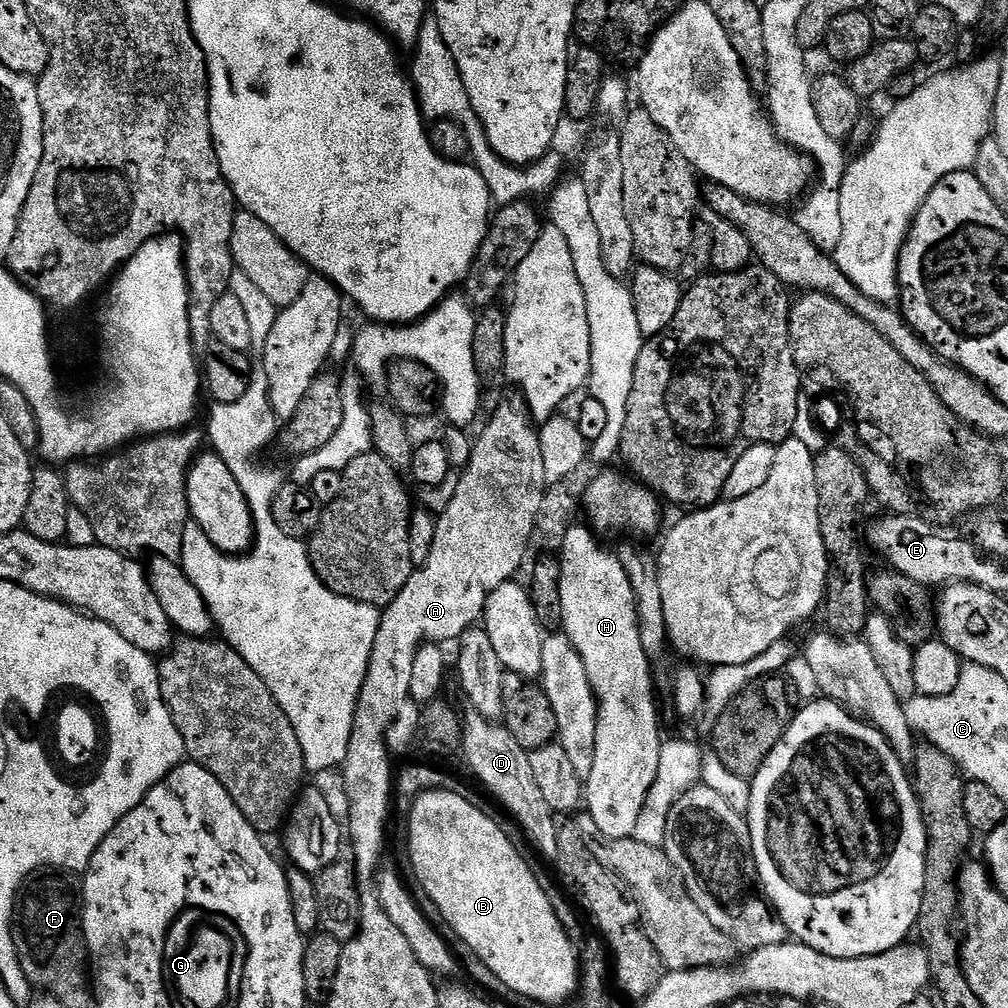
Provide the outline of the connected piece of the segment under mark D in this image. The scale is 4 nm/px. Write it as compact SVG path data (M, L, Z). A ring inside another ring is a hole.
M469 711L464 724L462 748L464 756L472 767L472 772L520 819L524 832L536 843L542 855L555 858L558 854L558 834L556 833L557 817L552 807L542 798L538 782L534 782L534 770L530 770L530 753L528 749L510 734L503 723L482 718L482 714Z

